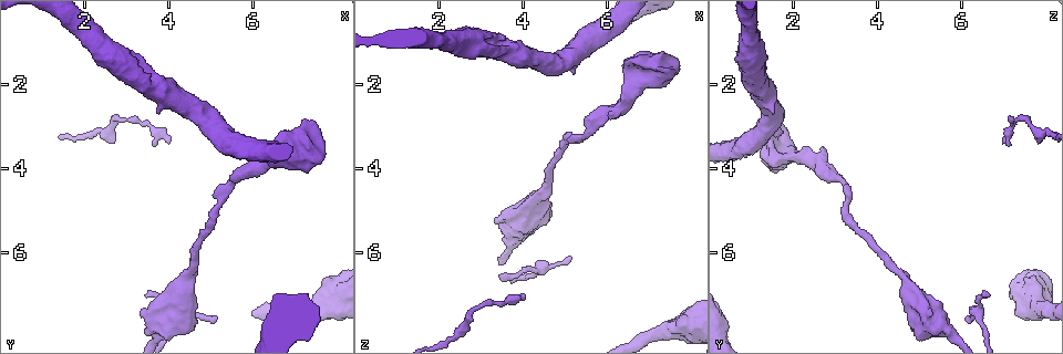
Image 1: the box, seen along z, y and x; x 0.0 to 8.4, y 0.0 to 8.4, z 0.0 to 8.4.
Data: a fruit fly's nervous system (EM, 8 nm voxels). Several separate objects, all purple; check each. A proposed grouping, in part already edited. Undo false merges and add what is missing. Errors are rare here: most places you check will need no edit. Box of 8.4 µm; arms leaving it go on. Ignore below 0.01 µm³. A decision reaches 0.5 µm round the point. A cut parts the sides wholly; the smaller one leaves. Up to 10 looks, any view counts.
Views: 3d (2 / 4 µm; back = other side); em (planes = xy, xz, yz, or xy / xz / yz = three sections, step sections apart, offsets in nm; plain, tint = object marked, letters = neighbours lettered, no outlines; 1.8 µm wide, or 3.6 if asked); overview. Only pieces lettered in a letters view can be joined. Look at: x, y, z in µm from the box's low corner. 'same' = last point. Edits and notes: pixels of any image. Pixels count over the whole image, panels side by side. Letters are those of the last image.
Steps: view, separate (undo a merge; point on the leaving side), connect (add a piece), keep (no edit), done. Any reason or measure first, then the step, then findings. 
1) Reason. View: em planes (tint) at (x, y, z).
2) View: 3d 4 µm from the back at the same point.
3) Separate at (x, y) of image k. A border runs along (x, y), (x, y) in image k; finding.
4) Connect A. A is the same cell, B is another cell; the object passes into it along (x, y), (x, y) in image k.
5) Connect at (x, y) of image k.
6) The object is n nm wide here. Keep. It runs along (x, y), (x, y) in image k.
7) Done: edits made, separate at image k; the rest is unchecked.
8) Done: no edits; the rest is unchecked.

Branch stops here. View: em planes (tint) at (7.25, 2.85, 1.60).

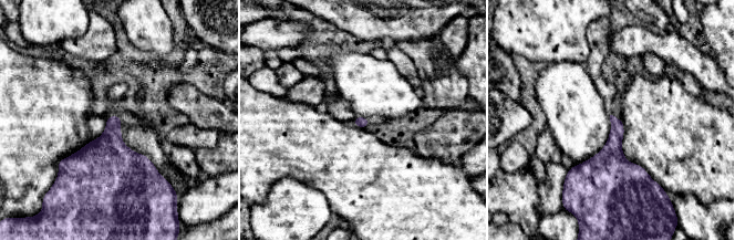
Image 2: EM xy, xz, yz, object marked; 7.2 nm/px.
View: em planes (letters) at the same point.

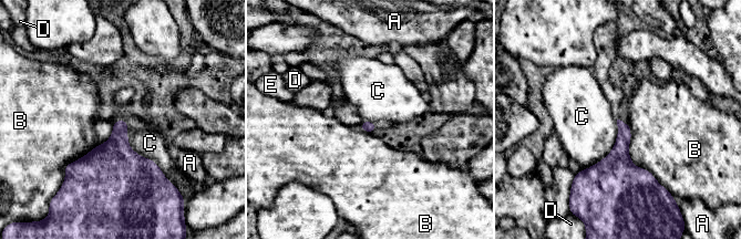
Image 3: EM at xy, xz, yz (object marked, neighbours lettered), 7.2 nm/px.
Keep. A, B, C, D and E are other cells; a border runs along (127, 126), (129, 145), (171, 183) in image 3; no lettered piece goes on from it.

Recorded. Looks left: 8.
Thin end. View: 3d 2 µm from the back at (4.05, 3.20, 7.05).

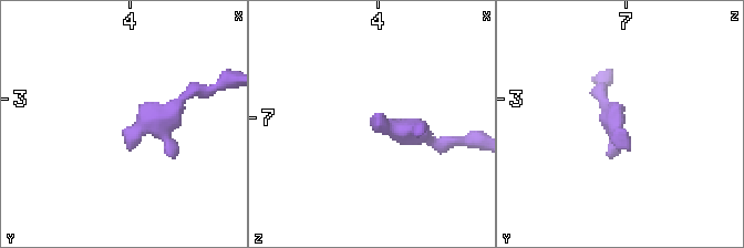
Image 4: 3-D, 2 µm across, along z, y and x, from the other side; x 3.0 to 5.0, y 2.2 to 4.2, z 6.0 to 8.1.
View: em planes (letters) at (4.04, 3.24, 7.04).

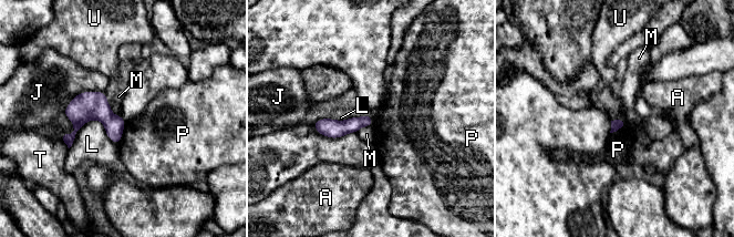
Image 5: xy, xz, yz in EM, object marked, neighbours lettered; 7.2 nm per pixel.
Keep. A, J, L, M, P, T and U are other cells; a border runs along (125, 122), (121, 141), (117, 144) in image 5; none of them fits.

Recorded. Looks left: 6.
Thin end. View: em xz step 16 (letters) at (3.50, 7.05, 6.60).

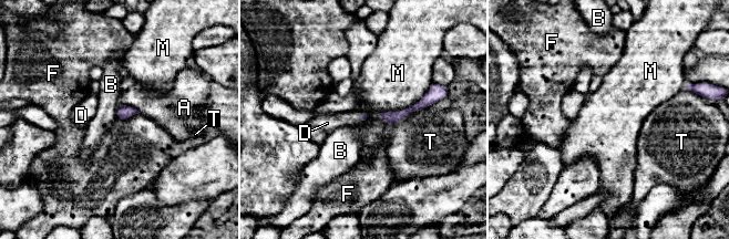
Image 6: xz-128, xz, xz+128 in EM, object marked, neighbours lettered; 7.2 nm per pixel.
The longest contact is with M, 460 nm. Connect D. D is the same cell, A, B, F, M and T are other cells; the cell continues.

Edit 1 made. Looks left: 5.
View: overview.

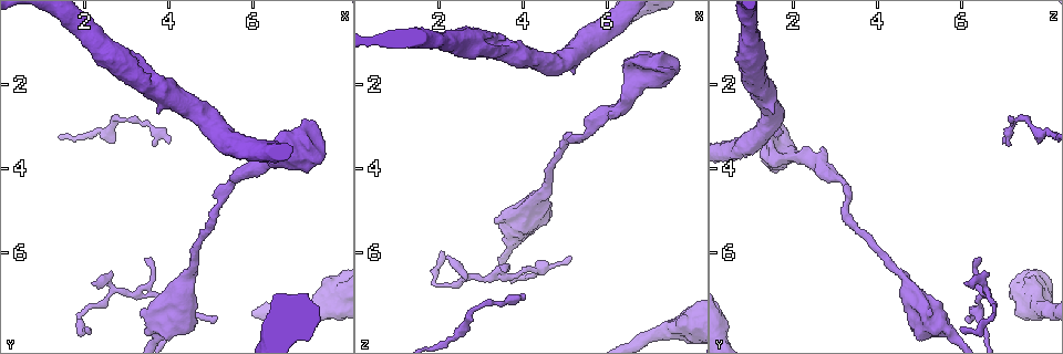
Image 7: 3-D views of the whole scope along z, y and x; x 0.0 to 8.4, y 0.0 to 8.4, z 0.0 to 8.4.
An open end. View: 3d 2 µm at (5.15, 7.50, 6.10).

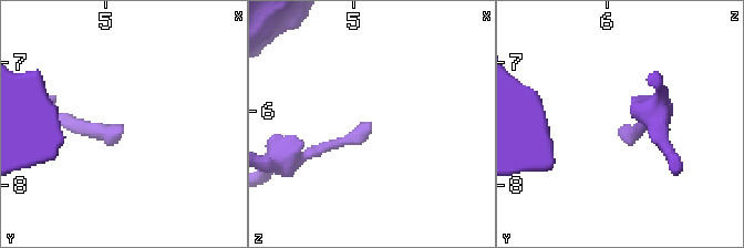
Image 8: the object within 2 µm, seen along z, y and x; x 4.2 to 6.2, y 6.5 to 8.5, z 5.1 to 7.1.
Now the EM. View: em planes (letters) at (5.10, 7.52, 6.10).

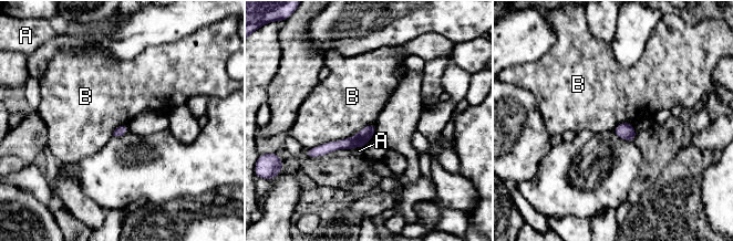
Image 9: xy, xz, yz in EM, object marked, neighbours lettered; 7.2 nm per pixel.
Keep. A and B are other cells; a border runs along (374, 123), (351, 136), (307, 149) in image 9; none of them fits.

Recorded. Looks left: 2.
Done: edits made, connect at image 6; the rest is unchecked.

